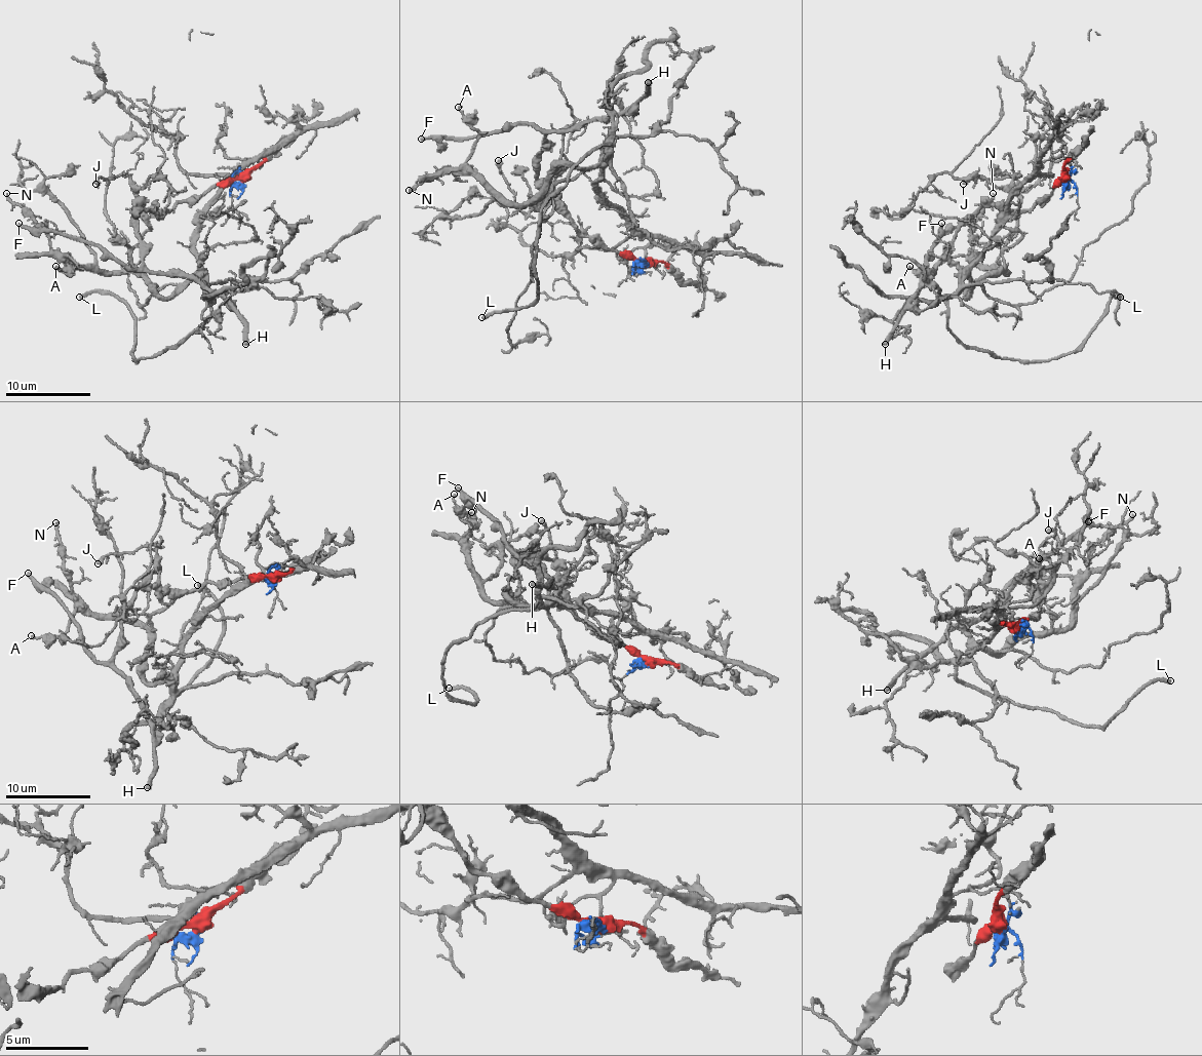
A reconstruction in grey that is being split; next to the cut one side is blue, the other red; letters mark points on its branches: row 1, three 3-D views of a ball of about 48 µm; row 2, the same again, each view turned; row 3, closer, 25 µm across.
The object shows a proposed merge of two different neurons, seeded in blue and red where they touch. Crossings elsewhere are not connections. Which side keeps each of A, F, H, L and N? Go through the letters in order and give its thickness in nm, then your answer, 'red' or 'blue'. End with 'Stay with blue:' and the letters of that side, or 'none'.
A: 150 nm thick; blue
F: 280 nm thick; red
H: 380 nm thick; red
L: 280 nm thick; blue
N: 200 nm thick; blue
Stay with blue: A, L, N

